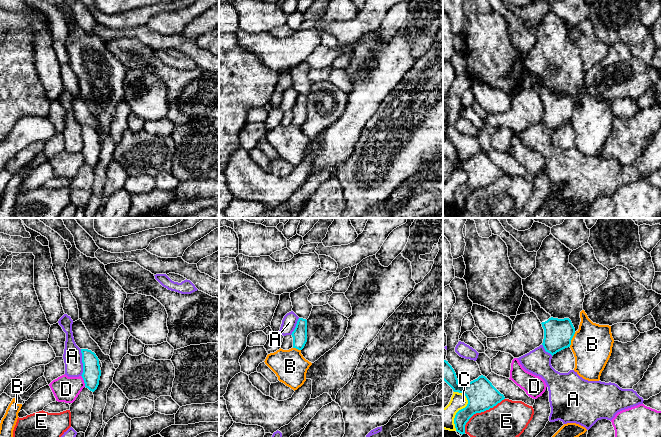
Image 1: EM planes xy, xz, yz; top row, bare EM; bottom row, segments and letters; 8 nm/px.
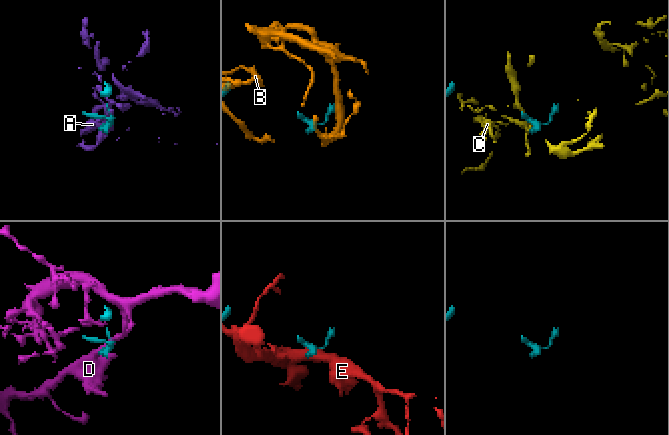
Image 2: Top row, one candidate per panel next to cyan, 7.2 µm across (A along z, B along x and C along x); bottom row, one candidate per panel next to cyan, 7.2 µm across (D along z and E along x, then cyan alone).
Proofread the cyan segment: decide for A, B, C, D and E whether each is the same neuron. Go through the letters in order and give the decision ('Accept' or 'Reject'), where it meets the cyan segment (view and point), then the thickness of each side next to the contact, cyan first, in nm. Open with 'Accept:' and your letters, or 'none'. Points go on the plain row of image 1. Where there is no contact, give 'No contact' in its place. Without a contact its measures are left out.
Accept: none
A: Reject. Touches cyan at xy (82, 138). Thickness 150 nm (cyan) against 150 nm
B: Reject. Touches cyan at yz (571, 115). Thickness 240 nm (cyan) against 320 nm
C: Reject. Touches cyan at yz (459, 186). Thickness 240 nm (cyan) against 180 nm
D: Reject. Touches cyan at xy (84, 157). Thickness 150 nm (cyan) against 220 nm
E: Reject. Touches cyan at yz (480, 188). Thickness 240 nm (cyan) against 320 nm

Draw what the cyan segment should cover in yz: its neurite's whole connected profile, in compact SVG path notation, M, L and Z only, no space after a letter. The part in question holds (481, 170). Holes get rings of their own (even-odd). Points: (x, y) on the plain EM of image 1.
M443 136L443 156L454 168L464 170L468 176L467 182L459 186L454 194L456 207L462 211L465 210L466 199L474 190L489 186L505 175L483 151L467 160L459 160L454 145L446 136Z

